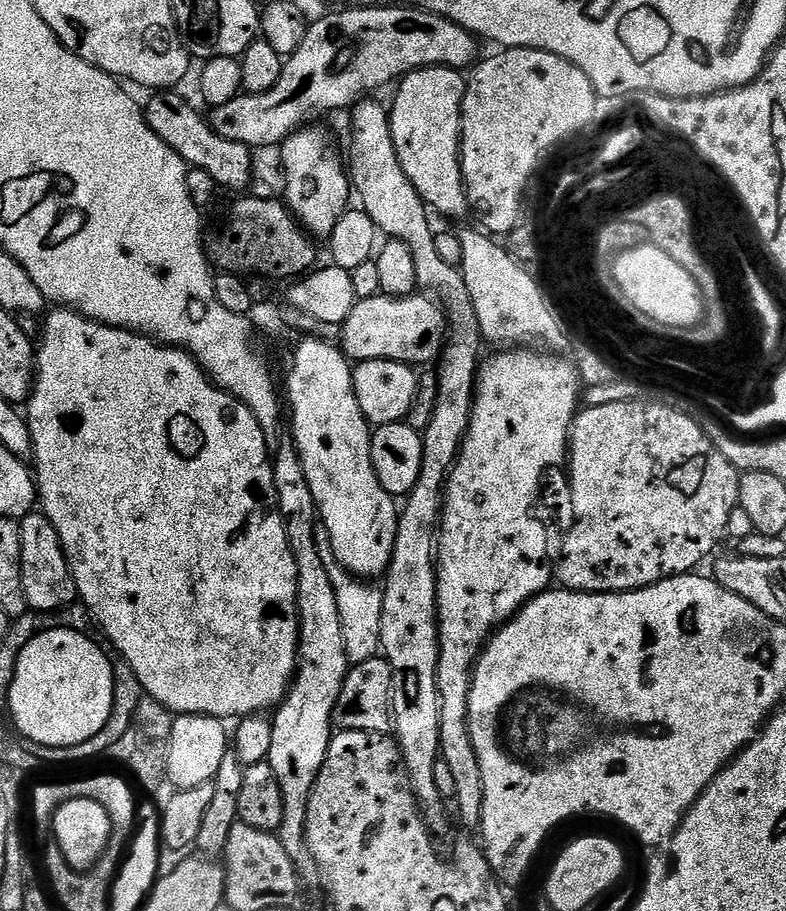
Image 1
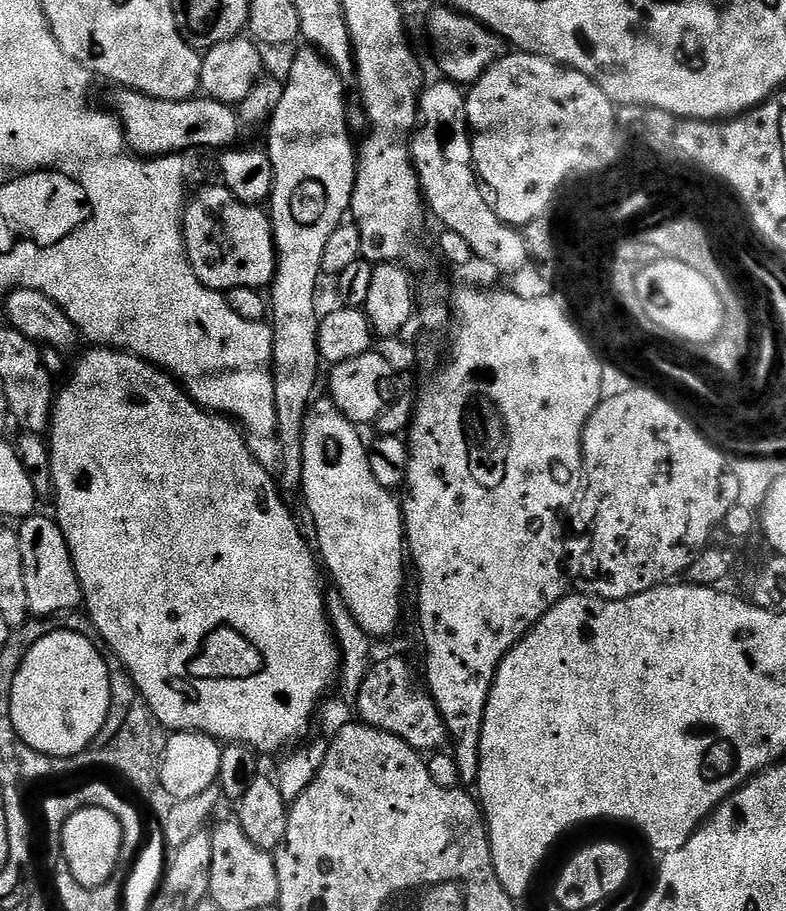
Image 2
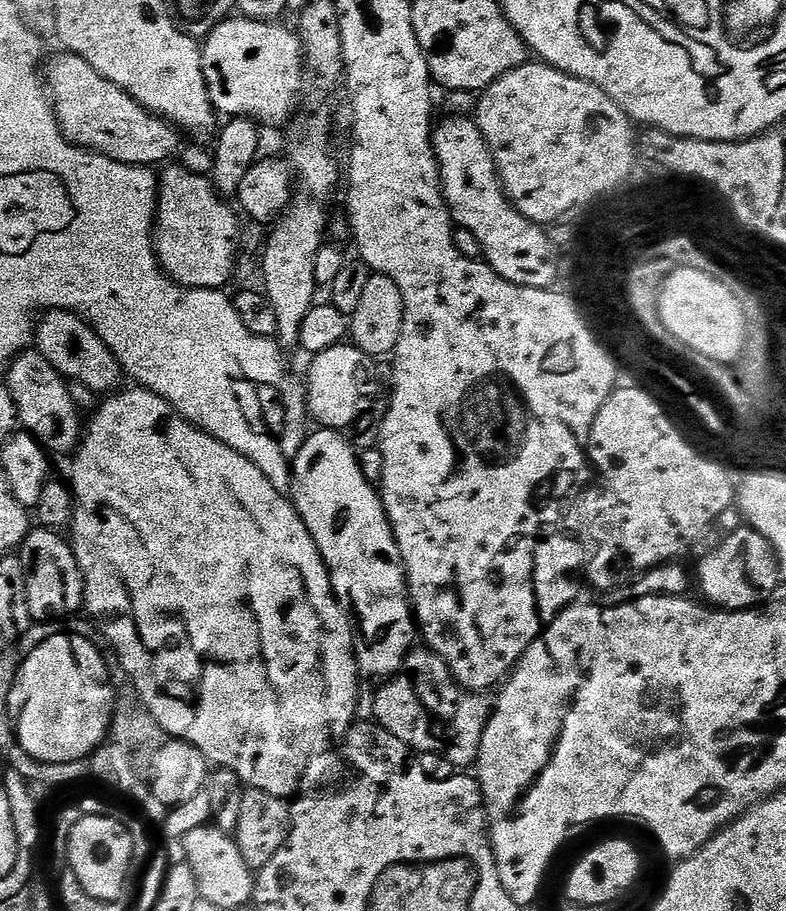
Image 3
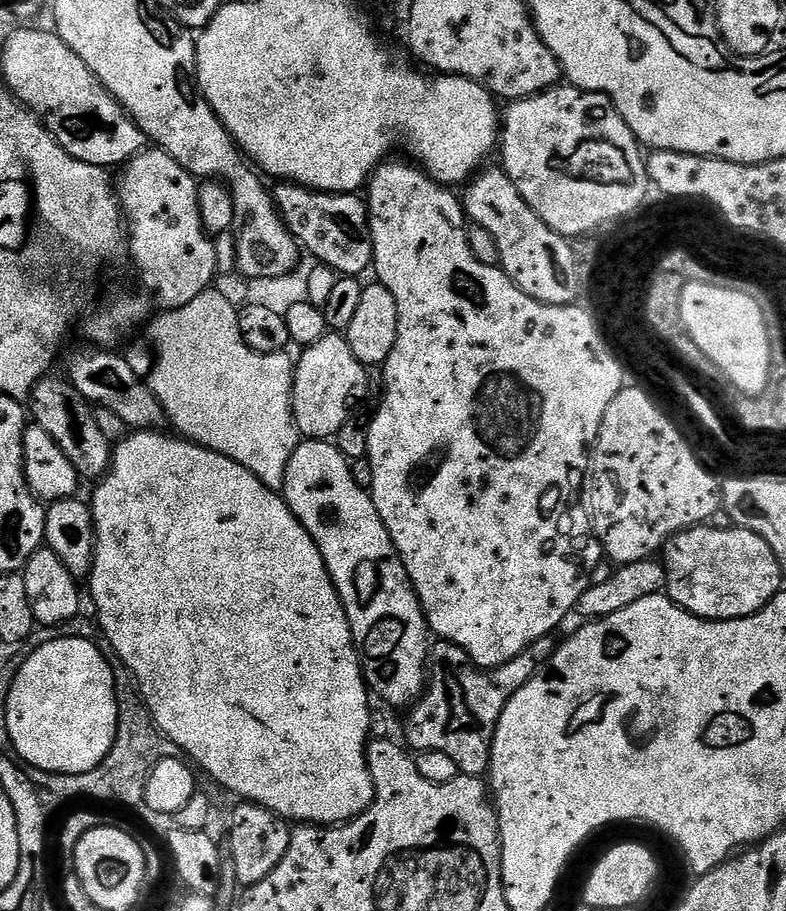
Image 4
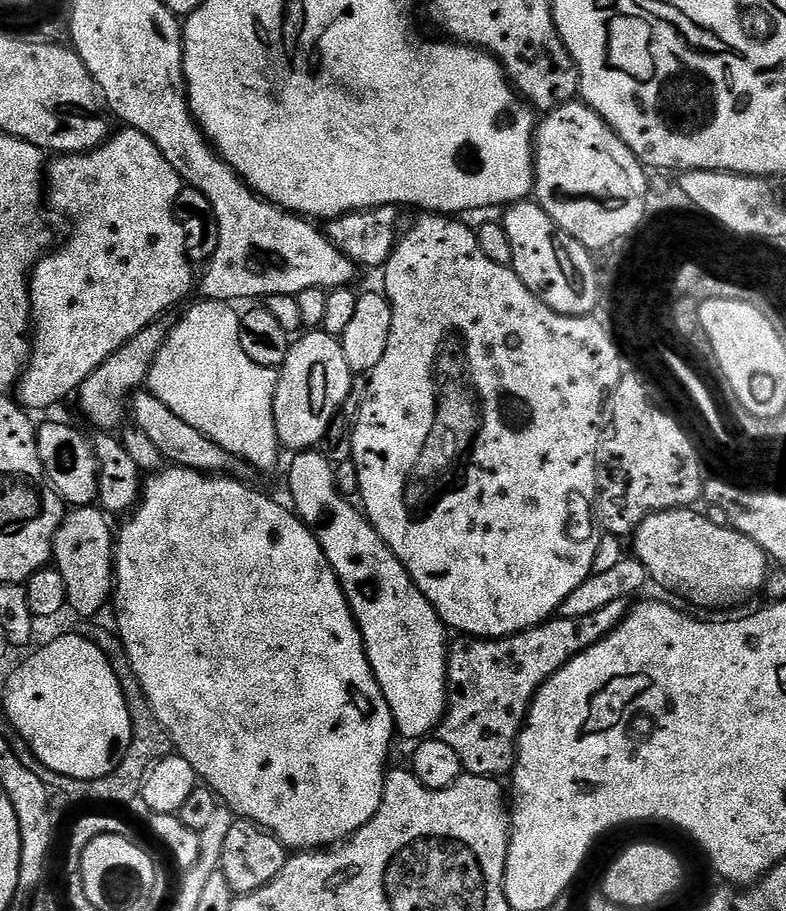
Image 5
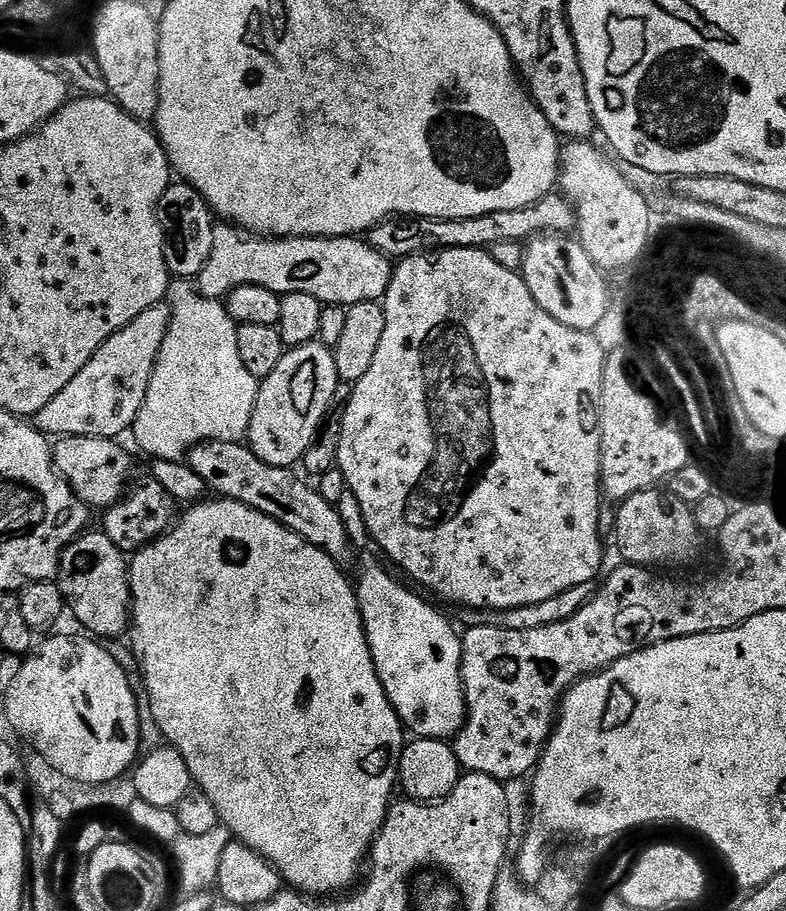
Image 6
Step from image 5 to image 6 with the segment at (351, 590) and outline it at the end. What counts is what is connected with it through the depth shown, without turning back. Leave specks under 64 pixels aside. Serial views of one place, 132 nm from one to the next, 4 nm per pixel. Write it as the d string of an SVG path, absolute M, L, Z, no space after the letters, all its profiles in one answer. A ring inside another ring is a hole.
M368 562L360 572L360 581L354 587L358 606L364 623L364 633L368 636L370 654L388 700L394 706L401 724L413 737L422 740L451 741L464 720L468 717L468 707L464 701L464 683L460 677L462 662L461 633L452 629L452 624L436 608L431 608L420 596L415 596L407 583L399 584L383 568L380 562Z

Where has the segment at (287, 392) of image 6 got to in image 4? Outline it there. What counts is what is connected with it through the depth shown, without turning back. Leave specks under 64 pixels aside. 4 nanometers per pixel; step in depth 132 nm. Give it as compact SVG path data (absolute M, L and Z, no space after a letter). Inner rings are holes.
M326 334L318 342L307 345L304 352L294 364L292 374L292 418L296 422L296 431L301 437L310 440L331 441L342 430L342 426L350 418L348 403L356 392L356 387L364 380L365 365L354 358L347 339L340 334Z

